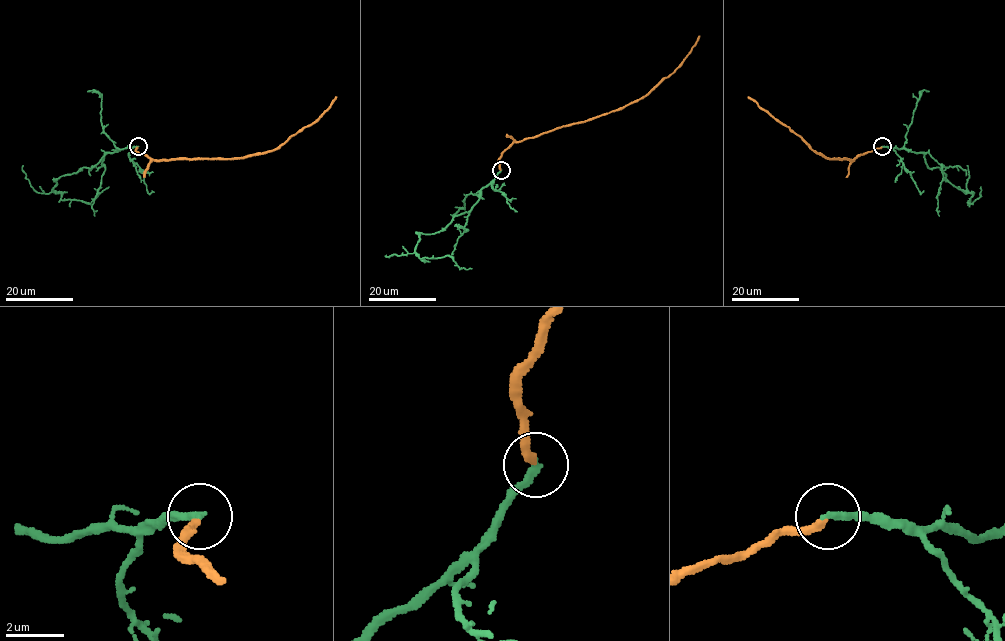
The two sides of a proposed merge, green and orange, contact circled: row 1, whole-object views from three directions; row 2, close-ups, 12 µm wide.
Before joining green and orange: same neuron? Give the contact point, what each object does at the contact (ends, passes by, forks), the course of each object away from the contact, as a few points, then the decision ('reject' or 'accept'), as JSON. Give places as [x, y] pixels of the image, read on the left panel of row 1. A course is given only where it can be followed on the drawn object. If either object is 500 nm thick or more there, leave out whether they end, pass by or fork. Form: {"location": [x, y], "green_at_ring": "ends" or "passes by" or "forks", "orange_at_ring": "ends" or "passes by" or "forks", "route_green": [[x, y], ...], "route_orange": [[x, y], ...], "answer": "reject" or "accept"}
{"location": [138, 146], "green_at_ring": "ends", "orange_at_ring": "ends", "route_green": [[138, 147], [107, 153], [92, 167], [63, 175], [52, 189], [60, 193], [62, 200], [89, 203], [109, 186]], "route_orange": [[138, 147], [136, 151], [153, 159], [243, 158], [275, 150], [311, 125], [337, 97]], "answer": "reject"}

